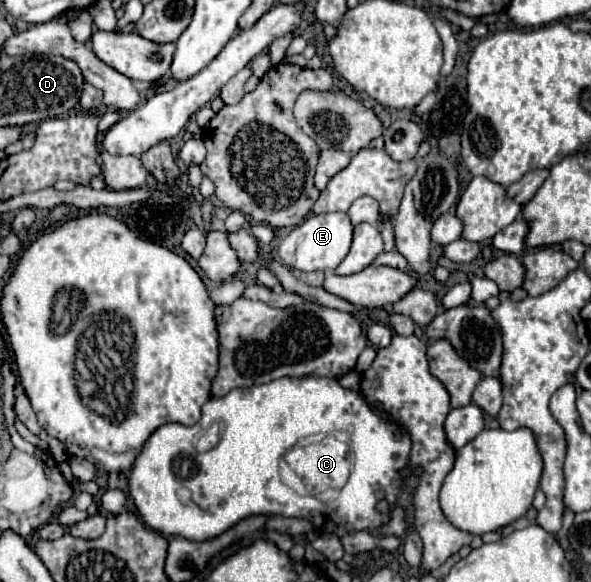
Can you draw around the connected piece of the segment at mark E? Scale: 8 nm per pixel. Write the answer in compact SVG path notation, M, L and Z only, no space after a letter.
M347 213L311 215L281 241L279 257L291 269L331 273L341 263L341 259L345 259L345 255L349 253L351 235L353 235L353 225Z

